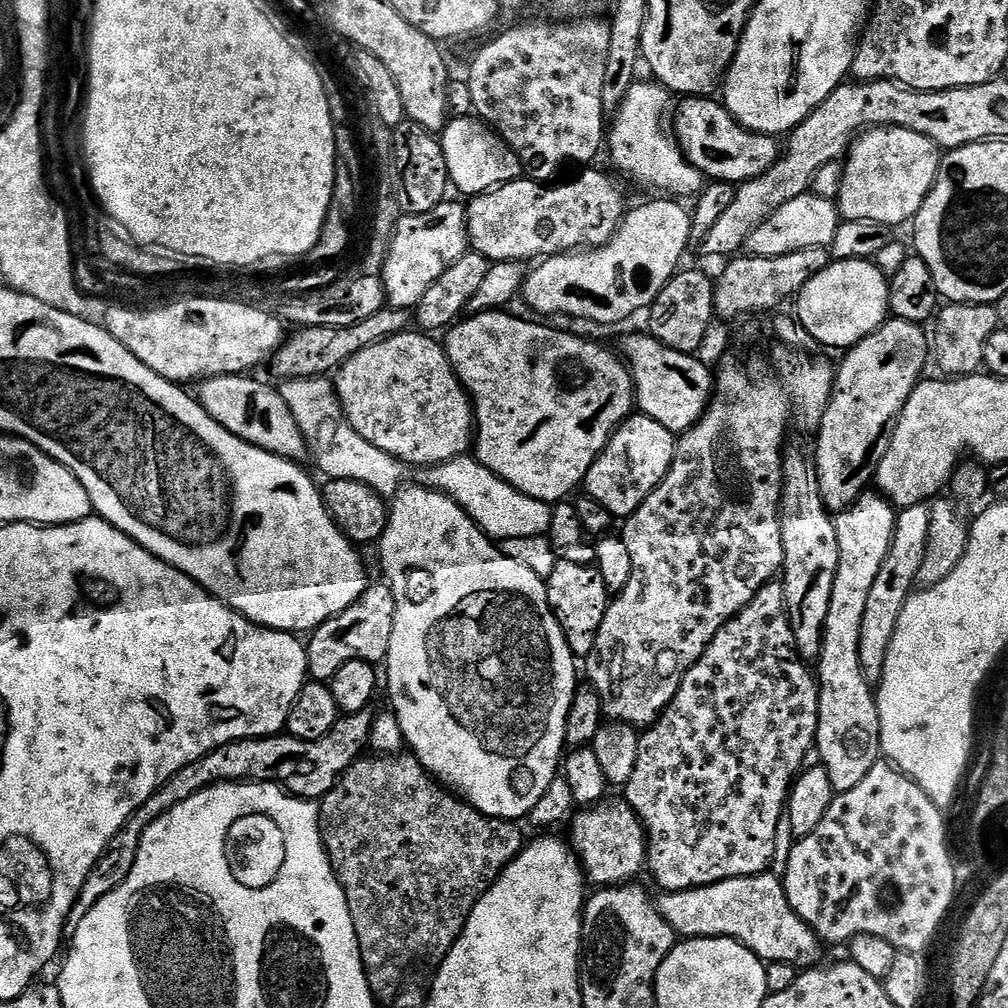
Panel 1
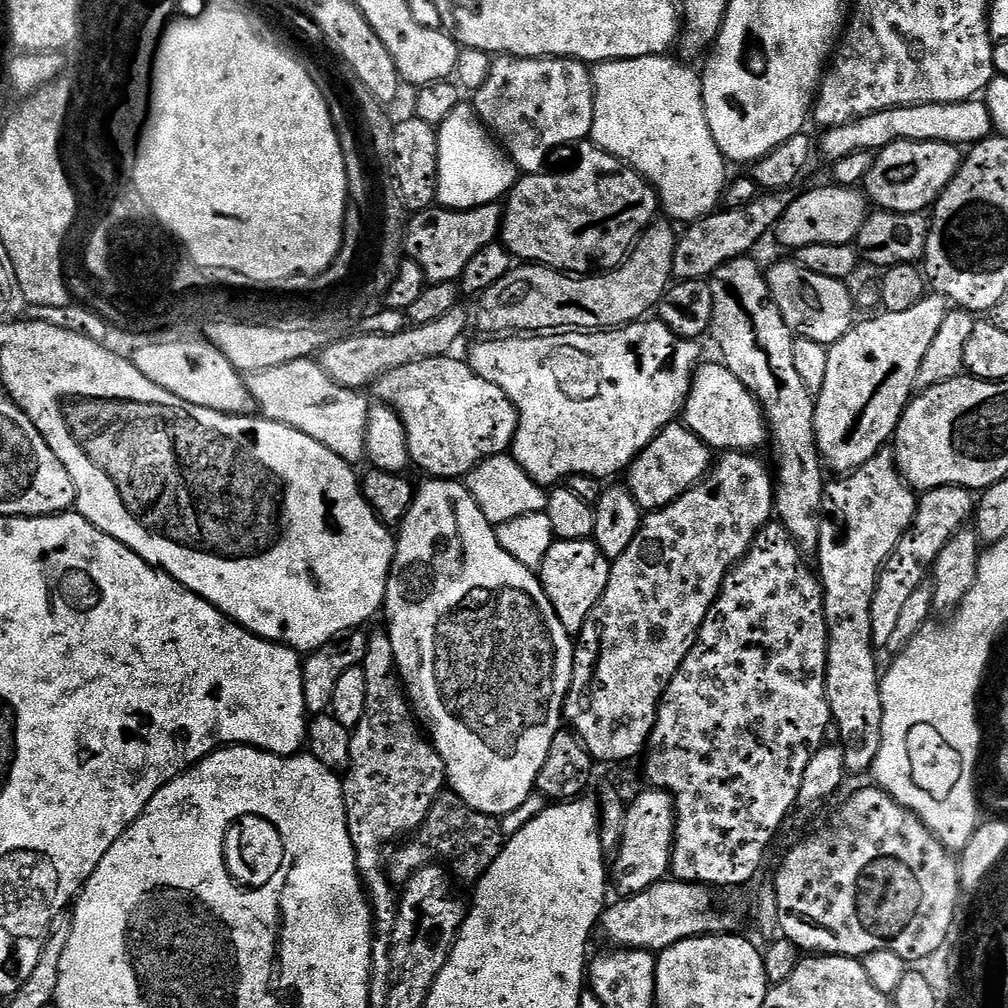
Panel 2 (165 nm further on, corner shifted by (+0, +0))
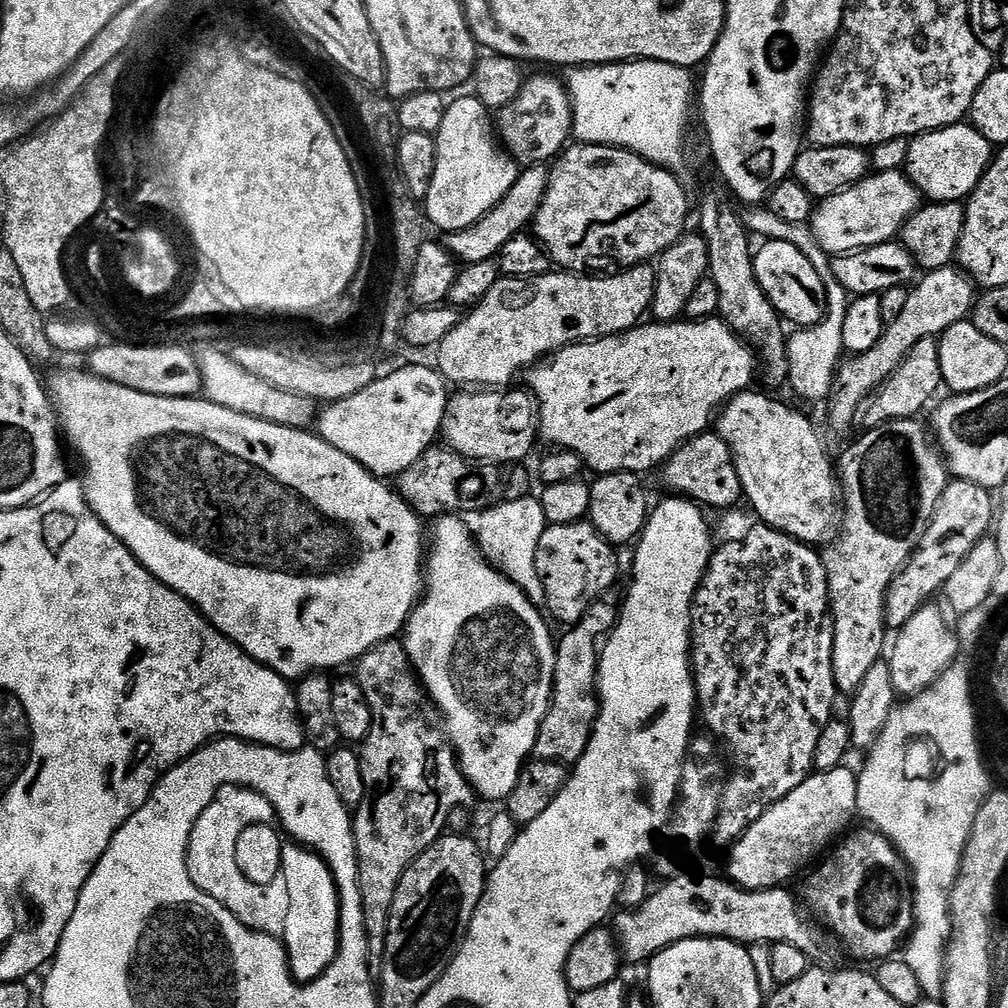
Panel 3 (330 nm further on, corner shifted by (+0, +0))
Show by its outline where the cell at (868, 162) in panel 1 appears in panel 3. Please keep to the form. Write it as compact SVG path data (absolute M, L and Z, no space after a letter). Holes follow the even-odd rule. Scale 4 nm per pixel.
M961 122L951 124L945 128L939 128L933 132L924 132L921 136L911 137L908 146L908 163L906 175L912 181L912 185L918 189L925 201L934 204L949 204L955 200L964 202L971 196L978 186L982 174L986 174L994 155L994 146L971 123Z

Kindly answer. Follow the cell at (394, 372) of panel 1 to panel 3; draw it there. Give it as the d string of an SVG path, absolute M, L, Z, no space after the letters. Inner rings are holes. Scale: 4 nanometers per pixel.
M460 390L448 401L442 440L452 451L473 462L505 466L511 460L524 460L540 436L540 409L531 391Z

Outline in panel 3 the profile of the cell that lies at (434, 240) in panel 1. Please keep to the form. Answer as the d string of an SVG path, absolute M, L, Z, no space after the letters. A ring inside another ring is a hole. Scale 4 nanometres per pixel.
M543 164L525 167L517 175L512 189L477 224L472 224L457 232L447 233L443 237L442 243L448 253L456 257L461 265L496 260L502 246L506 246L506 242L510 242L510 238L521 235L527 229L524 227L527 224L529 227L535 221L538 206L542 206L542 198L548 189L548 174L549 169Z

